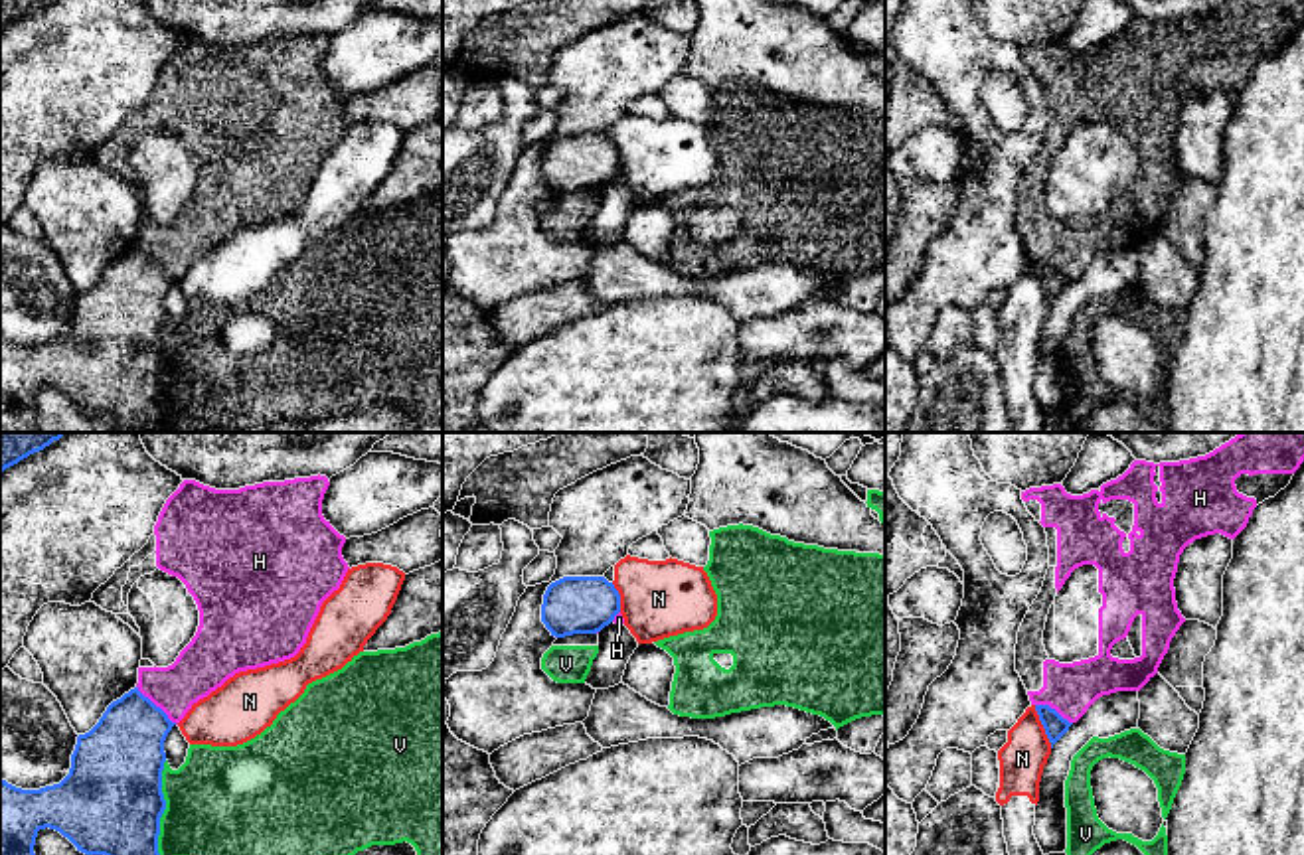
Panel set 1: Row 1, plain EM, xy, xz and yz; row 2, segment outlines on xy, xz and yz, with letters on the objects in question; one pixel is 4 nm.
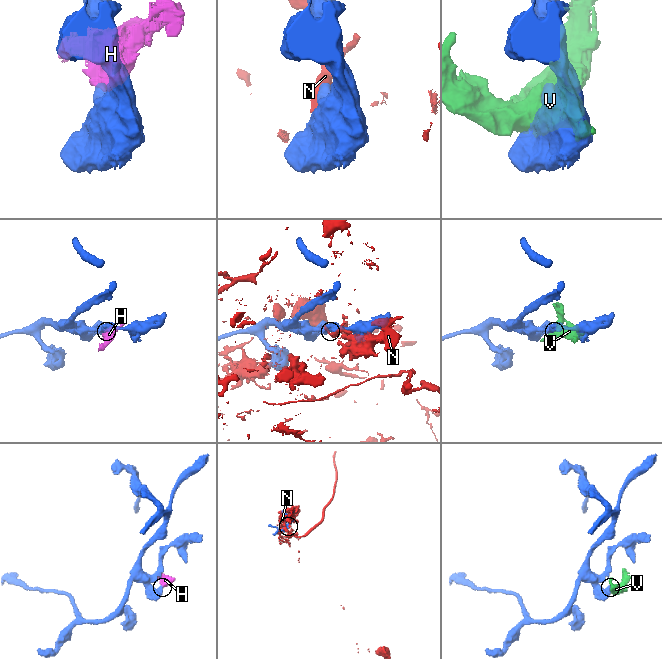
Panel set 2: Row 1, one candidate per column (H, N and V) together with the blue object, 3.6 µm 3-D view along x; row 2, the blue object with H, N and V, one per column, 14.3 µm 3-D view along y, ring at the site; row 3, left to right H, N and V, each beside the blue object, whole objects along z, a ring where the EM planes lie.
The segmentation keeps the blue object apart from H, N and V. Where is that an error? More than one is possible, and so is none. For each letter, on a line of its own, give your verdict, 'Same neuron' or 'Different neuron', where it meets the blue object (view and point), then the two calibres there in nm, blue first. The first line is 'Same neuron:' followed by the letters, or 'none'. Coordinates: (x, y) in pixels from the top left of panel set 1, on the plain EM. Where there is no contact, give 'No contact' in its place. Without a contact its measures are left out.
Same neuron: none
H: Different neuron. Touches blue at xy (155, 263). Thickness 340 nm (blue) against 220 nm
N: Different neuron. Touches blue at yz (1044, 285). Thickness 90 nm (blue) against 190 nm
V: Different neuron. Touches blue at xy (164, 366). Thickness 420 nm (blue) against 500 nm

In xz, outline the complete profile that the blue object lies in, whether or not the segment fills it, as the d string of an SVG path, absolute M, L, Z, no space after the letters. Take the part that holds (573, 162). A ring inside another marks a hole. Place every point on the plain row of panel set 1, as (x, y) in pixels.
M563 134L543 152L541 180L555 195L597 192L620 170L620 152L605 134Z

